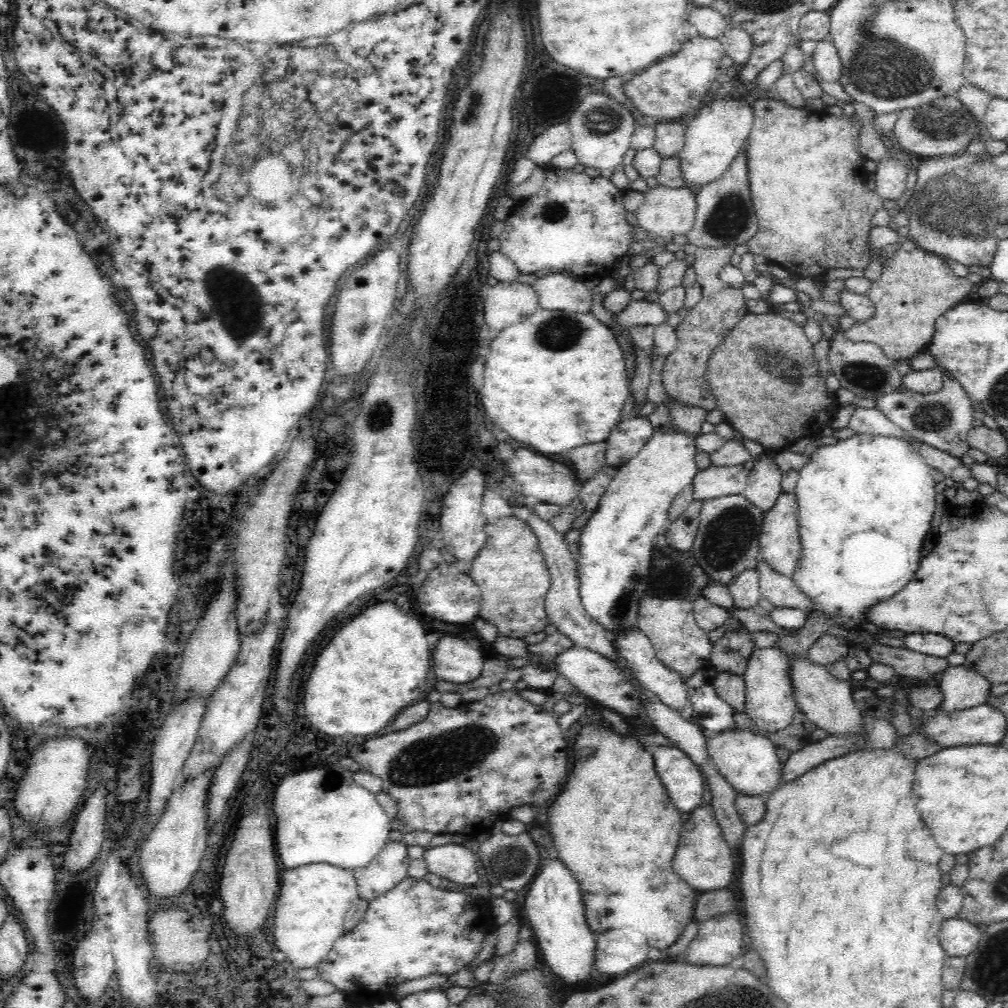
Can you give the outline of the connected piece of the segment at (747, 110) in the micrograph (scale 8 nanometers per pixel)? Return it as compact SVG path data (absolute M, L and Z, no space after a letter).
M730 95L714 99L707 105L701 105L688 119L685 130L685 143L677 155L680 158L680 170L685 184L704 186L712 180L724 176L724 172L735 160L745 145L753 127L754 111L752 103L744 103L744 99Z

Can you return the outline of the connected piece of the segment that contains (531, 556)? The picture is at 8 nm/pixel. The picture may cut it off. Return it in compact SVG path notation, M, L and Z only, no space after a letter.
M512 515L487 524L485 531L486 544L476 554L469 571L470 578L481 590L479 616L496 625L500 635L510 638L544 631L549 624L544 607L551 578L536 535L527 521Z

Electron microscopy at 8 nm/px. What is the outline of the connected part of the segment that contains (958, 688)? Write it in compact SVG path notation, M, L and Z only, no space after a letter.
M948 665L939 683L943 701L934 711L954 712L984 704L990 698L991 682L964 665Z

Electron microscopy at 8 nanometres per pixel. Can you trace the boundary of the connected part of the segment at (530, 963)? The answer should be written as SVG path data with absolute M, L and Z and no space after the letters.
M534 938L530 941L519 940L514 950L506 956L494 956L494 970L487 982L494 985L502 984L510 976L518 976L538 964L538 948Z

